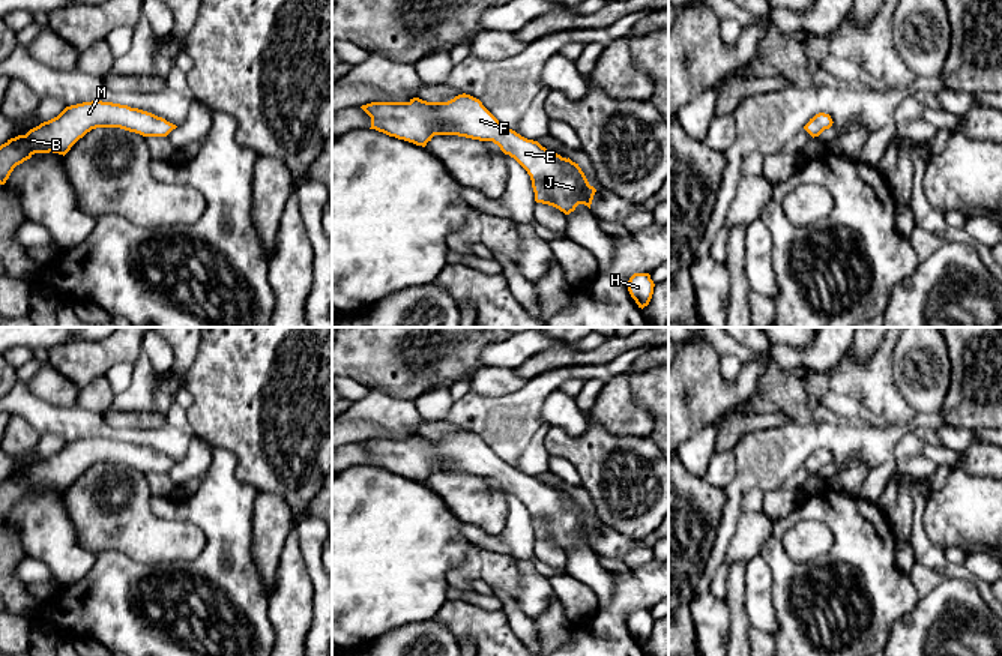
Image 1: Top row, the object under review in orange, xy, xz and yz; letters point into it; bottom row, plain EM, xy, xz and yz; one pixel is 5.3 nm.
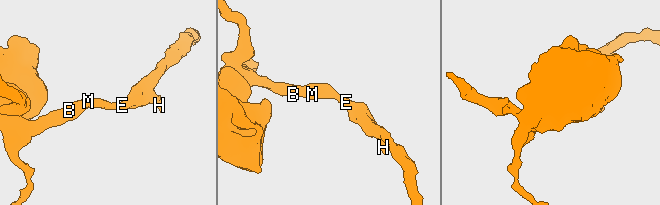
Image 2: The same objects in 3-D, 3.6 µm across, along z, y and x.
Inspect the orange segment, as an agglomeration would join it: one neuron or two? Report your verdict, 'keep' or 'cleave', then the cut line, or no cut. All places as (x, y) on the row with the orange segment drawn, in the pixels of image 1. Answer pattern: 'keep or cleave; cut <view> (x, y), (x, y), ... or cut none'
keep; cut none

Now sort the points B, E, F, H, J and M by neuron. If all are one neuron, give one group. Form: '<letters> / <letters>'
B E F H J M

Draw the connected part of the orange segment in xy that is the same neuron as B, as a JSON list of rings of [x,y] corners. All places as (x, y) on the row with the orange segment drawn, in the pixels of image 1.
[[[92,101],[66,107],[57,117],[0,146],[0,185],[14,168],[35,153],[66,155],[87,132],[96,128],[120,128],[143,137],[167,137],[177,126],[152,113],[128,105]]]

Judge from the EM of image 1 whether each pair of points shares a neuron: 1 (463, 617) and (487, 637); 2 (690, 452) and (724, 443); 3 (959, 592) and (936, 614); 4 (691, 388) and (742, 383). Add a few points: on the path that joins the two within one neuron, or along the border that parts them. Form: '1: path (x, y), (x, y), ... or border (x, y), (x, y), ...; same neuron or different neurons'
1: path (469, 623), (473, 623), (481, 631); same neuron
2: border (720, 424), (715, 449); different neurons
3: path (953, 598), (942, 608); same neuron
4: path (703, 389), (730, 389); same neuron

